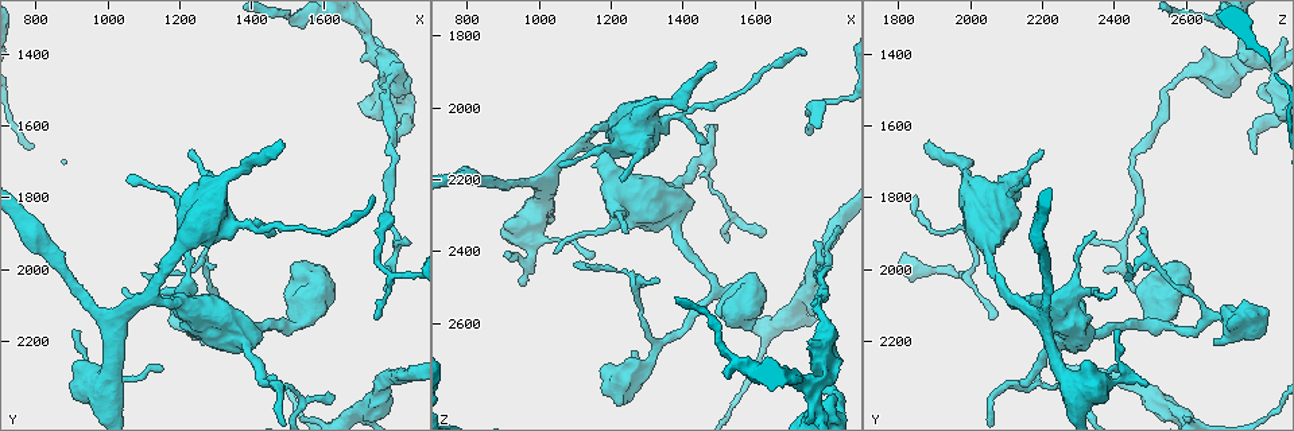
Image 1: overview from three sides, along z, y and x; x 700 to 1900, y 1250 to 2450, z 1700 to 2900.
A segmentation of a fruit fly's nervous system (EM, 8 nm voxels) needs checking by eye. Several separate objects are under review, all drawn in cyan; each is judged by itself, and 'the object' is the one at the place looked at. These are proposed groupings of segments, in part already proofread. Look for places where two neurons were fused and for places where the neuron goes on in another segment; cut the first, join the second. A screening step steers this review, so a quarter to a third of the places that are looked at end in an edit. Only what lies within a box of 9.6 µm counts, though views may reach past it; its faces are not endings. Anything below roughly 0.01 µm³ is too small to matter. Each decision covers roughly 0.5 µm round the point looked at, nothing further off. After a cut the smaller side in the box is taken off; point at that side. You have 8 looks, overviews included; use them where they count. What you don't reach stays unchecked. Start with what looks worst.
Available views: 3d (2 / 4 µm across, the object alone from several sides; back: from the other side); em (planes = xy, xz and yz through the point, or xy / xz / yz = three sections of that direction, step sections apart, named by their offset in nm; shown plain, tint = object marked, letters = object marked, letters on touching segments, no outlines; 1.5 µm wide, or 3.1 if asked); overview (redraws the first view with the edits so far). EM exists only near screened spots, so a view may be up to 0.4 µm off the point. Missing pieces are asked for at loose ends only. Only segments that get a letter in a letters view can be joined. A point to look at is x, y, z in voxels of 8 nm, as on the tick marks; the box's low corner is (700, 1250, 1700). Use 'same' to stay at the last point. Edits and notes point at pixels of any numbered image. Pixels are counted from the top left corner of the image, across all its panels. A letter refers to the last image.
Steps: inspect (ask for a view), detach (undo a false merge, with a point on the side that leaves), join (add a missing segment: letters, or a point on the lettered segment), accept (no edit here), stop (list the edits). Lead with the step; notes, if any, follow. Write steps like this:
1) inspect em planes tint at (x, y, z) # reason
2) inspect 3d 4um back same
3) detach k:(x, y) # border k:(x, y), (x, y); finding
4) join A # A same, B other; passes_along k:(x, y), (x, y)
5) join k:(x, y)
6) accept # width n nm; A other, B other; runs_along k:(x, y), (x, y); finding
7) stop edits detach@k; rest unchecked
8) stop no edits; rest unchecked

inspect em planes letters at (1040, 2050, 2400) # tapers out

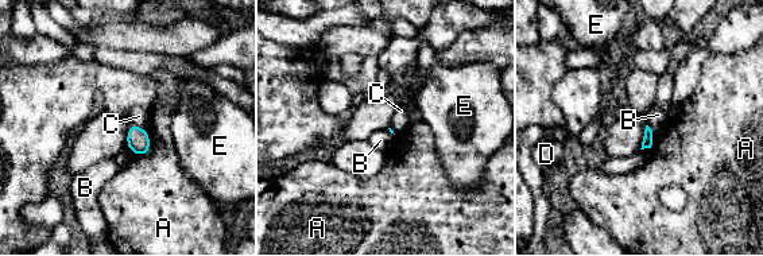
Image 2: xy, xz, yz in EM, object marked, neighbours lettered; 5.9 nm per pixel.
accept # longest_contact A 170 nm; A other, B other, C other, D other, E other; border 2:(647, 124), (654, 136); no lettered segment goes on from it

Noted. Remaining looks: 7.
inspect em yz step 8 tint at (1770, 1440, 2840) # abrupt turn

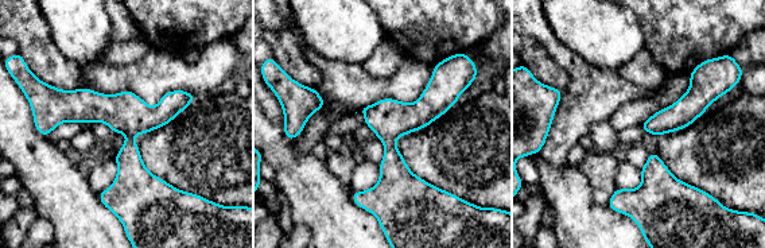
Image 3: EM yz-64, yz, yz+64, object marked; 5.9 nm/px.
inspect em planes letters same # cut it another way

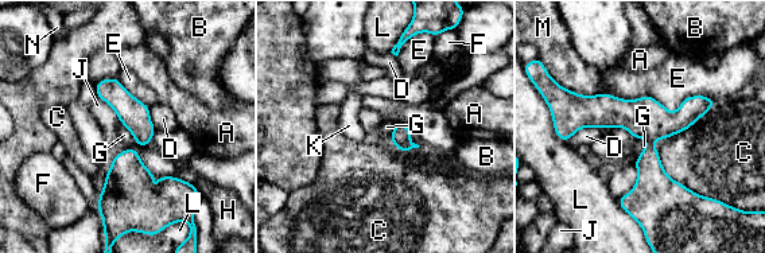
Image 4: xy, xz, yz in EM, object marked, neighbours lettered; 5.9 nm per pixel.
accept # A other, B other, C other, D other, E other, F other, G other, H other, J other, K other, L other, M other, N other; border 4:(127, 147), (154, 174), (173, 176); one neuron here

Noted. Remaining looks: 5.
inspect em yz step 8 tint at (1780, 2060, 2450) # thin end

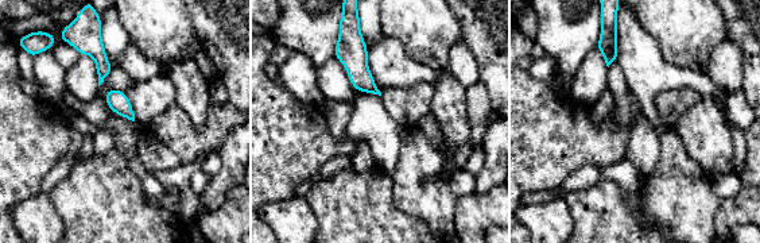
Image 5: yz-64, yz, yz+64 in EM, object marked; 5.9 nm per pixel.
inspect em planes letters same

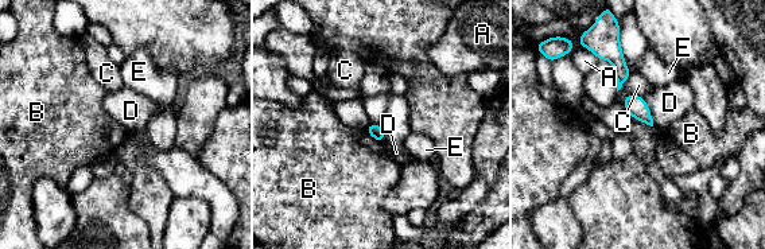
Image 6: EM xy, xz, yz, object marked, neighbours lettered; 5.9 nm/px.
accept # A other, B other, C other, D other, E other; border 6:(365, 129), (379, 143); no lettered segment goes on from it

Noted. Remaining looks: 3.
stop no edits; rest unchecked

